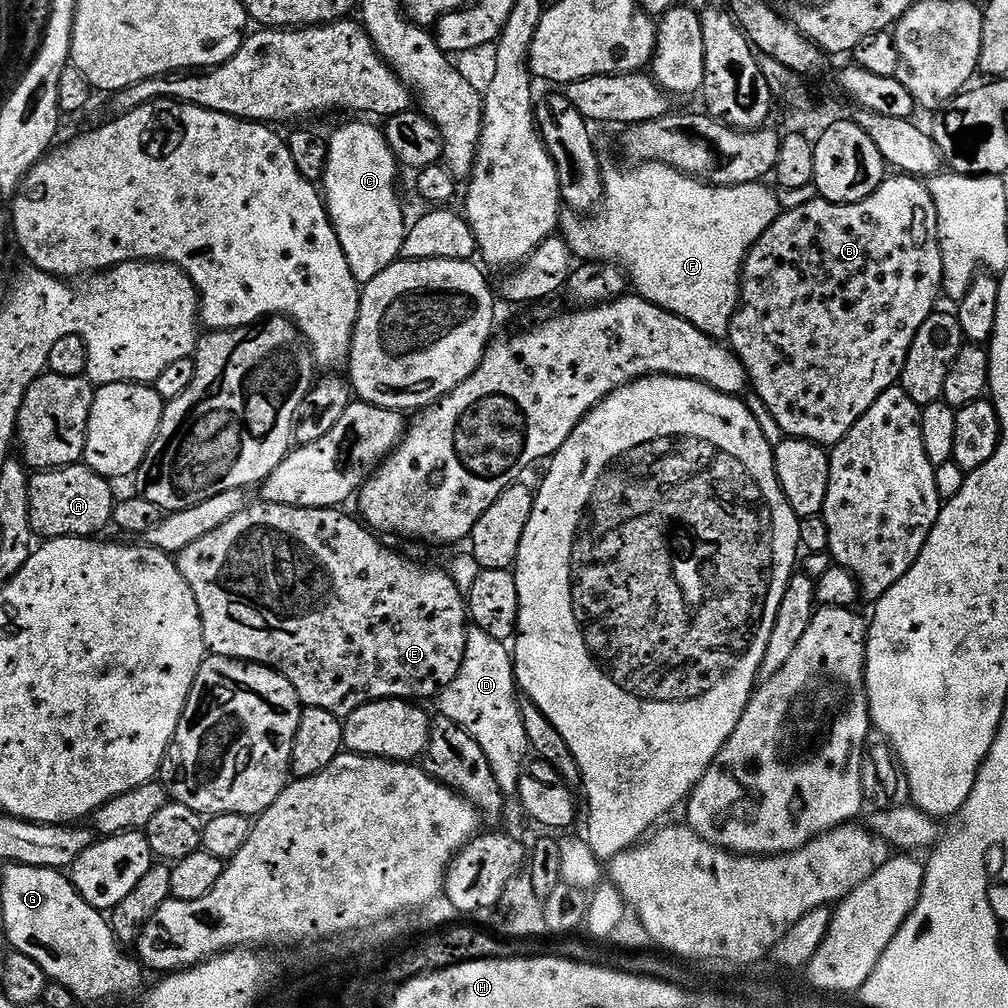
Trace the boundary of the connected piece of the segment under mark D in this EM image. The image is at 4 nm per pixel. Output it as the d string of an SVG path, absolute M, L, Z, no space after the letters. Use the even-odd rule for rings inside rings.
M469 627L460 669L444 694L444 704L460 723L457 725L469 732L474 742L478 742L482 754L486 754L496 787L504 794L519 793L520 773L526 764L524 751L529 751L530 745L524 719L520 717L516 666L509 645L498 638L490 638L486 630Z

